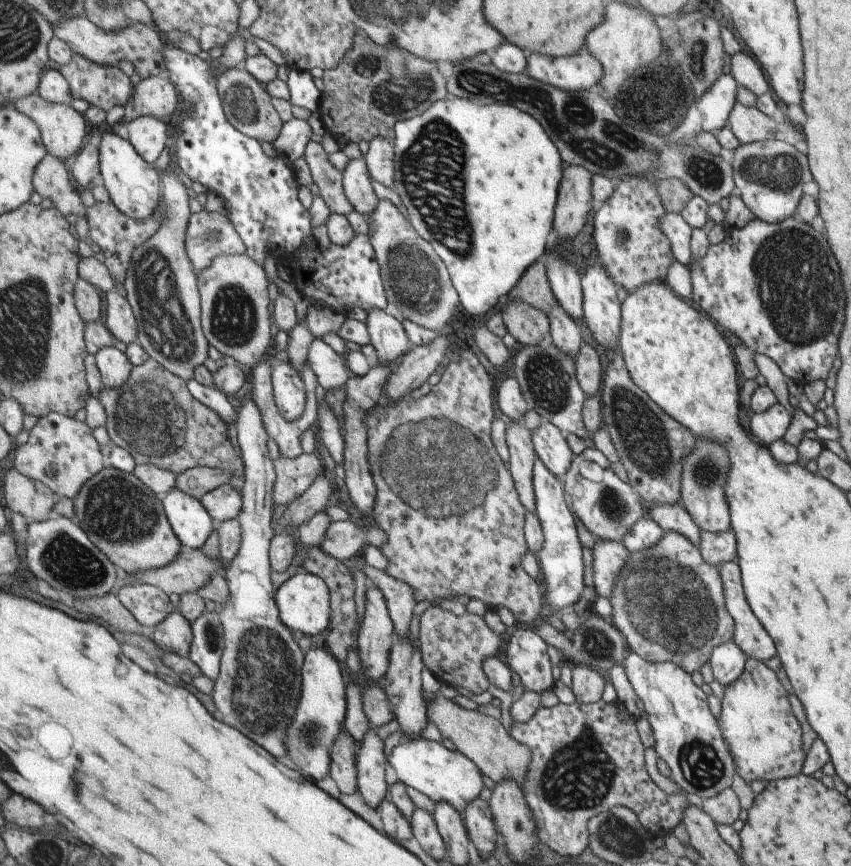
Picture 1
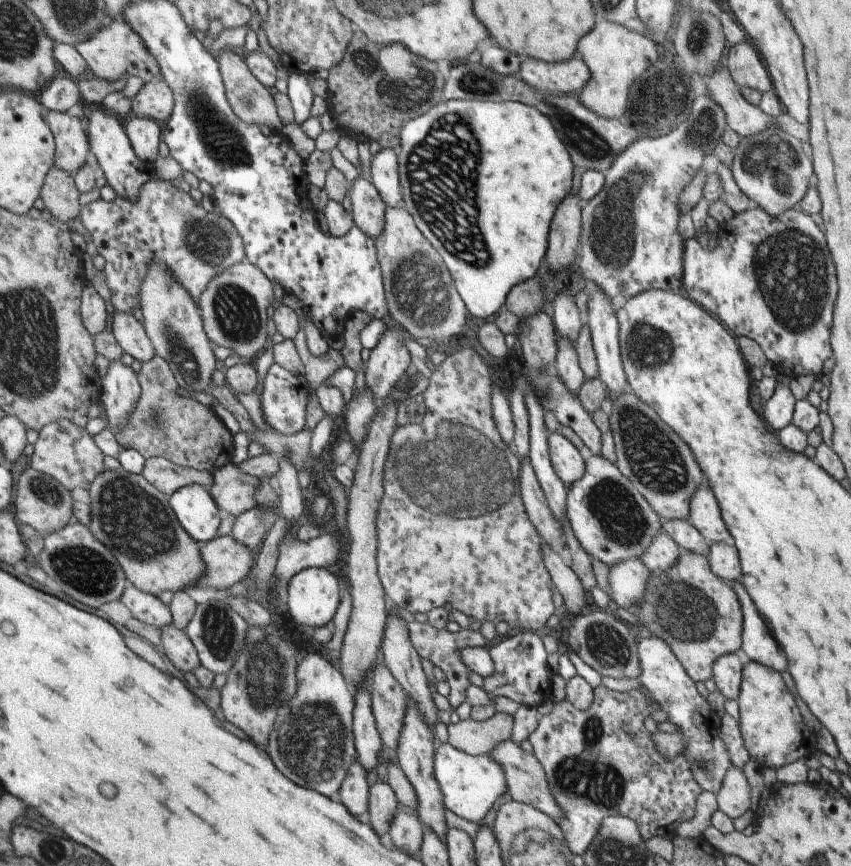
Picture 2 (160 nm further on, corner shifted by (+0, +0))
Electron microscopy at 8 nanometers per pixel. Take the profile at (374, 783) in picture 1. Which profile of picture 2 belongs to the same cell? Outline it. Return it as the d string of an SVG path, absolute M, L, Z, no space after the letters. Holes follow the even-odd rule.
M375 783L368 790L369 826L375 830L377 836L388 832L390 822L396 812L396 798L387 783Z

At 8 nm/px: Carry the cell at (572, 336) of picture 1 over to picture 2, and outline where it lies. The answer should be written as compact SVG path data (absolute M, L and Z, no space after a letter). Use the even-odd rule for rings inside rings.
M556 335L556 349L553 367L557 378L572 395L577 396L585 378L582 375L573 344L566 338Z

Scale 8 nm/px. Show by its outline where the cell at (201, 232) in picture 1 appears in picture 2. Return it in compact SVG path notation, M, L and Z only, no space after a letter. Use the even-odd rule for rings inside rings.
M157 177L143 186L140 197L136 201L119 196L114 201L96 198L82 207L77 224L80 229L87 229L90 232L97 253L105 260L104 271L112 292L110 302L115 308L115 313L131 315L131 312L135 312L135 308L138 307L141 310L140 287L147 278L150 265L154 261L166 265L173 278L176 278L176 281L181 283L199 304L210 282L220 272L244 259L244 244L241 244L240 234L229 219L225 220L225 217L217 216L217 211L207 212L199 202L191 198L191 194L173 186L170 181Z

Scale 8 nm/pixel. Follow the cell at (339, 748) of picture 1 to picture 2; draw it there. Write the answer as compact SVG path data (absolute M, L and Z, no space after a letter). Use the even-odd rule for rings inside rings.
M355 760L347 769L341 781L338 793L339 802L349 810L349 814L359 816L368 809L368 790L366 772Z

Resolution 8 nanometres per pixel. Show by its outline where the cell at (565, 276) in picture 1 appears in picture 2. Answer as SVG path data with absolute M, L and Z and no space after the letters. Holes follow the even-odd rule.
M558 292L552 301L551 315L554 331L571 344L575 342L579 329L585 321L581 318L571 296Z

